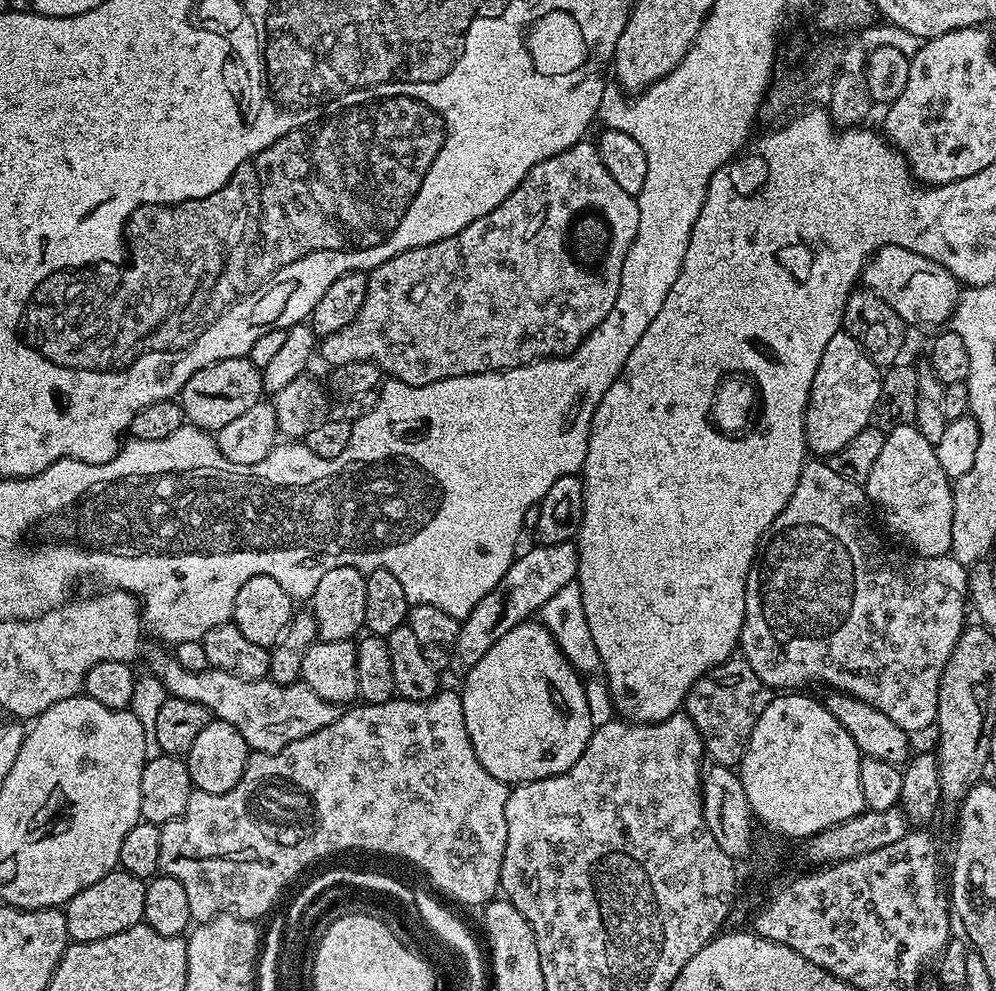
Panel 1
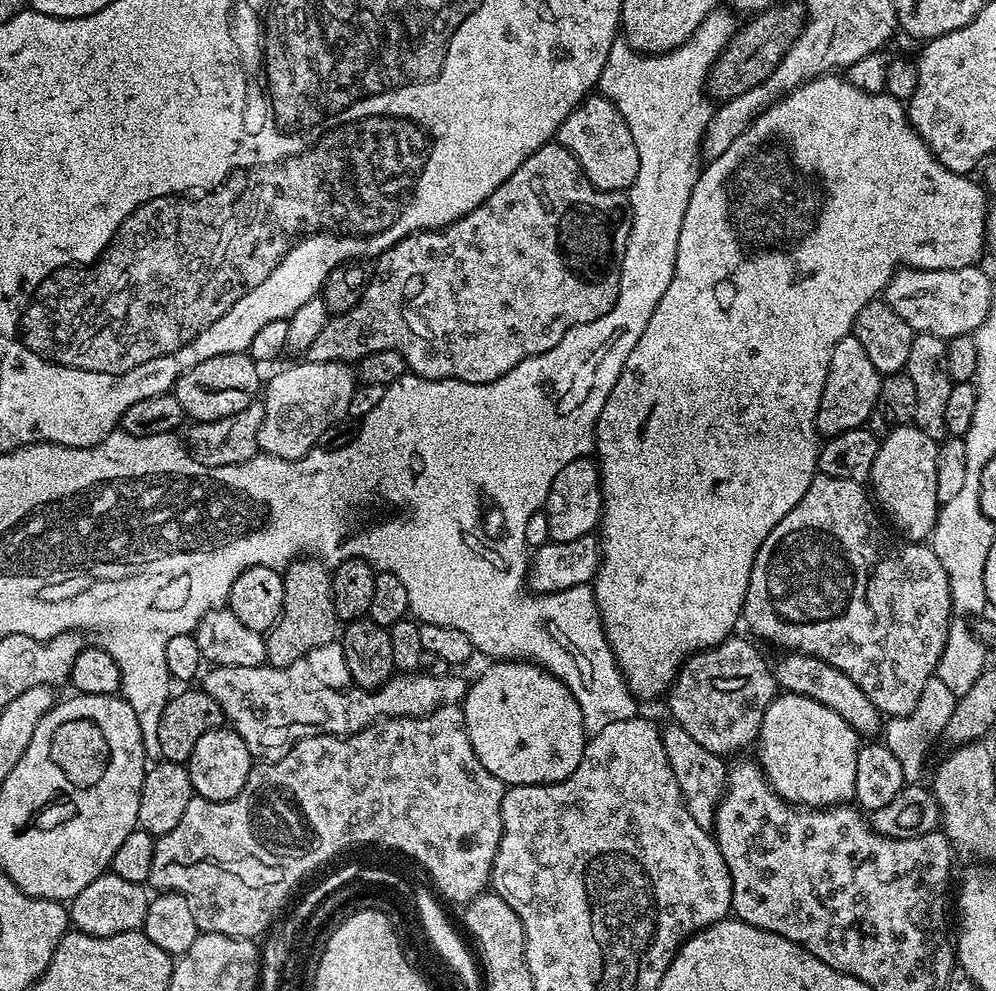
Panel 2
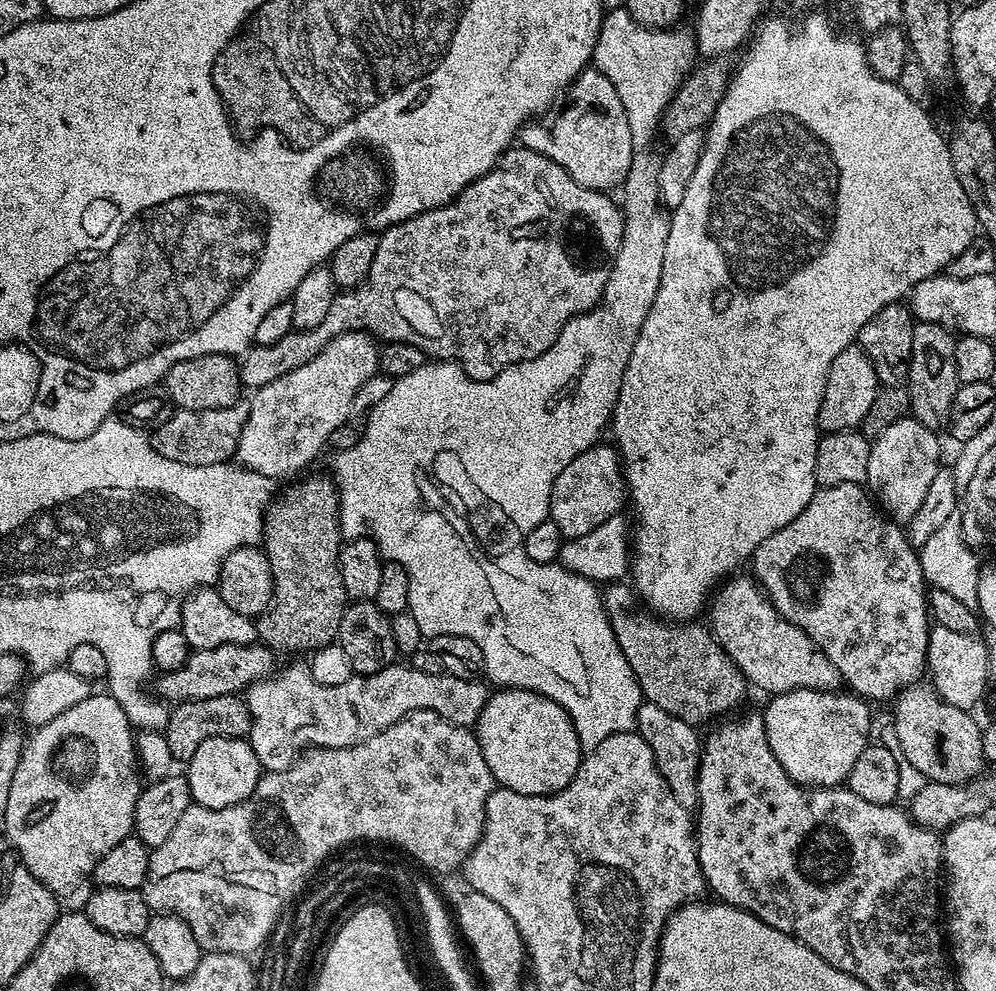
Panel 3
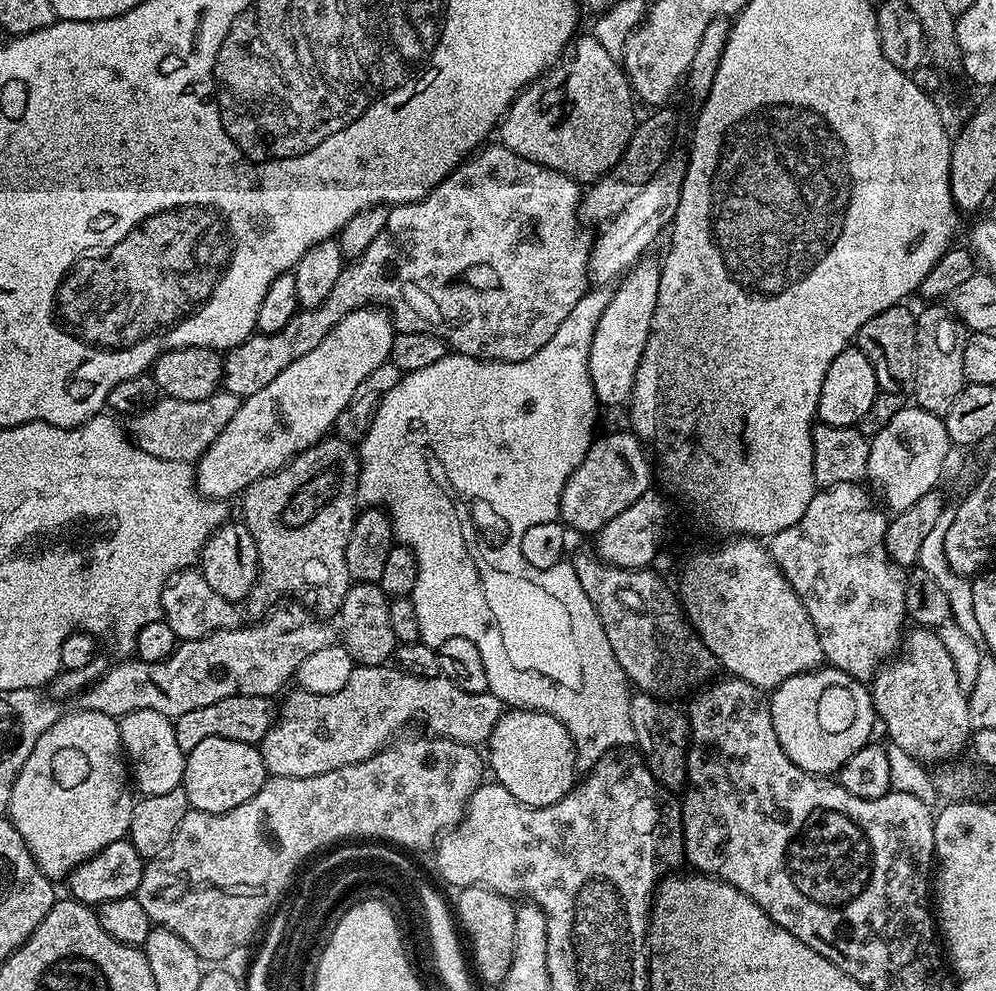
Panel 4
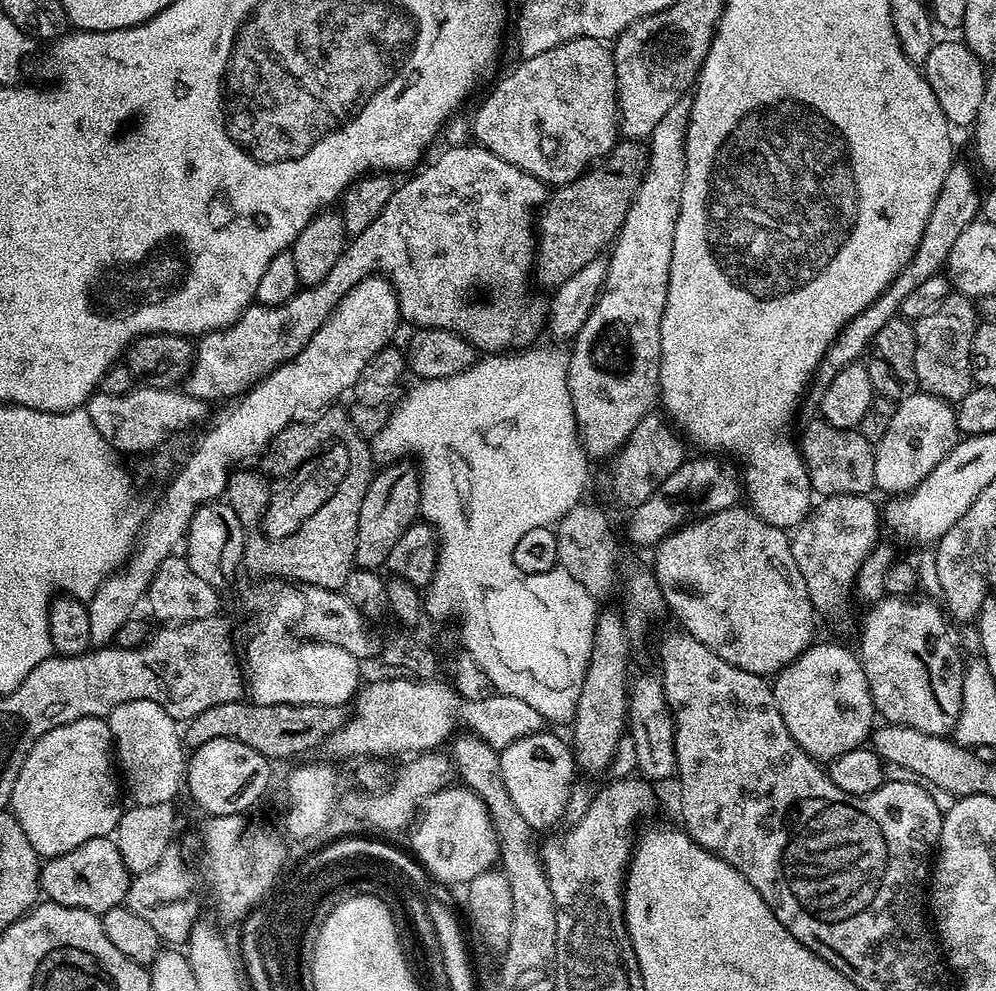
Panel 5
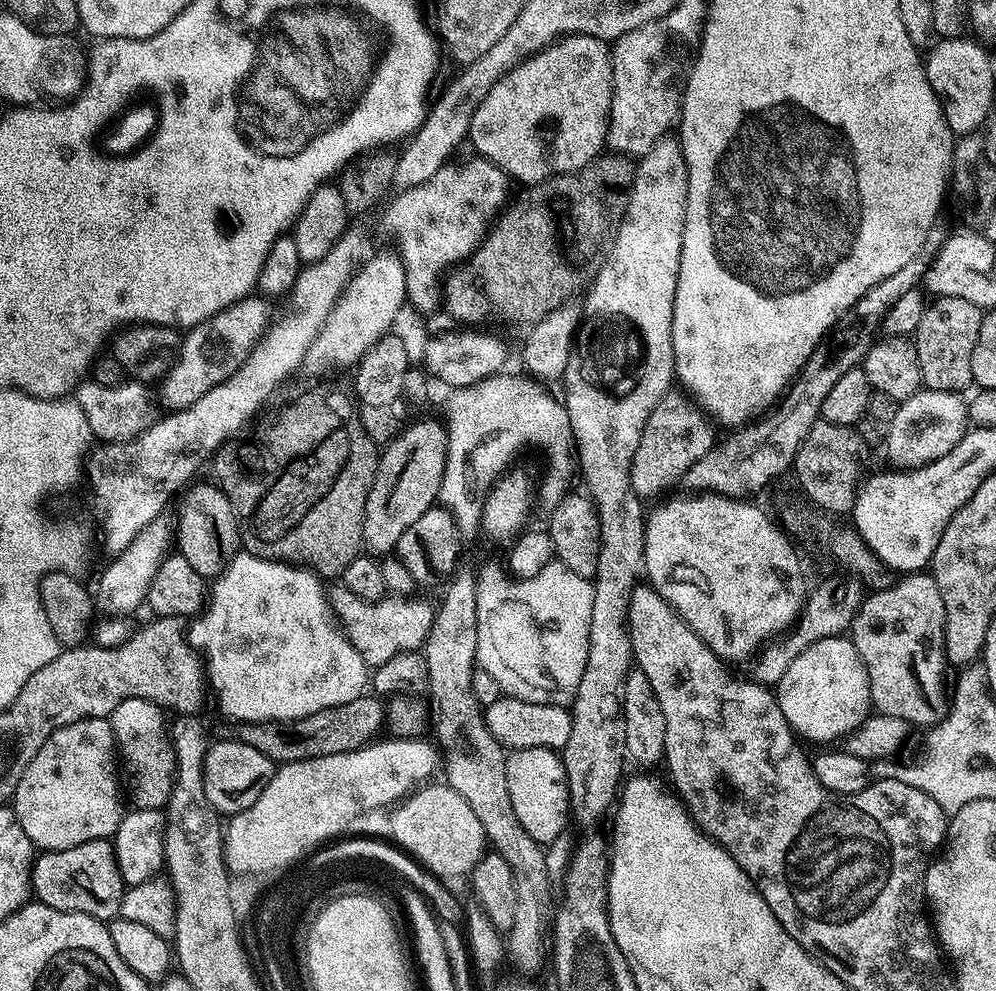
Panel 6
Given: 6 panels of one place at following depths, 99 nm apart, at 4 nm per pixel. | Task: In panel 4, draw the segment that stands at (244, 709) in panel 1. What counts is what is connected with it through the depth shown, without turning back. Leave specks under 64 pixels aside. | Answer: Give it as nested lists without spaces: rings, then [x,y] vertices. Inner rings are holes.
[[[395,666],[353,667],[350,678],[346,678],[346,686],[342,686],[342,690],[334,694],[295,691],[290,693],[285,698],[284,705],[278,708],[278,719],[258,745],[264,759],[265,773],[269,777],[304,778],[347,764],[357,764],[379,752],[401,731],[399,728],[403,724],[408,724],[419,716],[428,720],[429,726],[432,727],[429,729],[435,735],[446,736],[449,740],[457,740],[463,744],[484,746],[487,745],[490,734],[502,715],[501,700],[489,691],[467,692],[454,686],[454,682],[444,679],[443,675],[427,680],[421,676],[412,676],[409,672],[401,672]]]

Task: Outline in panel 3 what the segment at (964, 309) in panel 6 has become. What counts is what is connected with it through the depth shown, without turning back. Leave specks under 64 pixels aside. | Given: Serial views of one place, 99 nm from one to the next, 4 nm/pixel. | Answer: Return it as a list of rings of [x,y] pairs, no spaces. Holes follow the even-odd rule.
[[[921,320],[912,325],[912,357],[906,387],[911,419],[922,426],[940,430],[947,425],[950,406],[958,387],[958,370],[954,366],[957,337],[940,324]]]

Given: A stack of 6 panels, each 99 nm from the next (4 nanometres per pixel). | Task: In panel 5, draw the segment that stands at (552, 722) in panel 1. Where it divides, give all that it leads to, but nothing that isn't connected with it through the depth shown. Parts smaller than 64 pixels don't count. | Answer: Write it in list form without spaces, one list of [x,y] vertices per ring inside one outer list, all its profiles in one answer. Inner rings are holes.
[[[551,730],[535,732],[529,736],[518,738],[518,742],[510,742],[510,746],[499,749],[502,762],[502,779],[506,781],[506,790],[510,790],[510,802],[518,806],[518,814],[526,818],[533,830],[540,828],[555,829],[559,820],[565,819],[564,811],[570,802],[573,784],[578,780],[576,757],[567,739],[559,740]]]

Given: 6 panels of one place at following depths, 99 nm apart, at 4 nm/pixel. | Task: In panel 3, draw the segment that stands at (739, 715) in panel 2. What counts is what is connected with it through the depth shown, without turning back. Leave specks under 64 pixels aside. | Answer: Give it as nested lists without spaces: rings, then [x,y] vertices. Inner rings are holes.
[[[624,582],[609,583],[603,589],[602,595],[608,621],[614,630],[614,638],[618,638],[618,646],[622,654],[626,654],[626,662],[630,662],[630,670],[634,670],[641,697],[647,703],[662,706],[666,714],[674,714],[674,718],[682,718],[690,725],[701,726],[700,724],[706,723],[707,720],[715,721],[731,713],[736,710],[731,708],[736,708],[743,702],[744,695],[750,692],[750,685],[745,680],[742,670],[738,670],[736,663],[727,656],[724,647],[705,625],[703,628],[700,622],[672,623],[645,610],[637,593]]]

